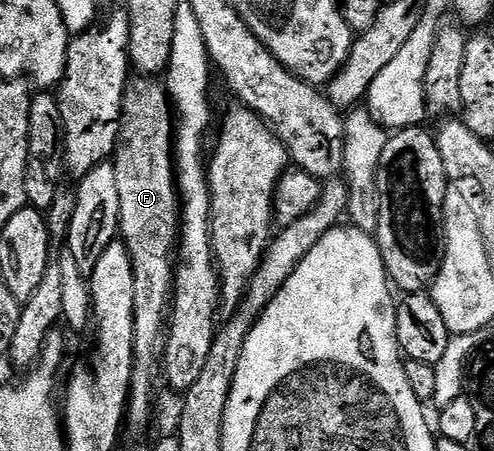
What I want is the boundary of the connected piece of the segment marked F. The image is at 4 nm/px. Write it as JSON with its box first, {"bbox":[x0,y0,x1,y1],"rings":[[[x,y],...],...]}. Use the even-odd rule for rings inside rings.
{"bbox":[112,78,180,430],"rings":[[[154,78],[131,79],[122,99],[122,116],[112,163],[116,172],[116,191],[120,194],[120,240],[126,245],[132,262],[134,369],[124,422],[134,430],[144,429],[150,420],[154,371],[160,368],[160,357],[164,352],[164,325],[172,304],[176,245],[180,235],[180,201],[172,161],[175,127],[165,87]]]}

